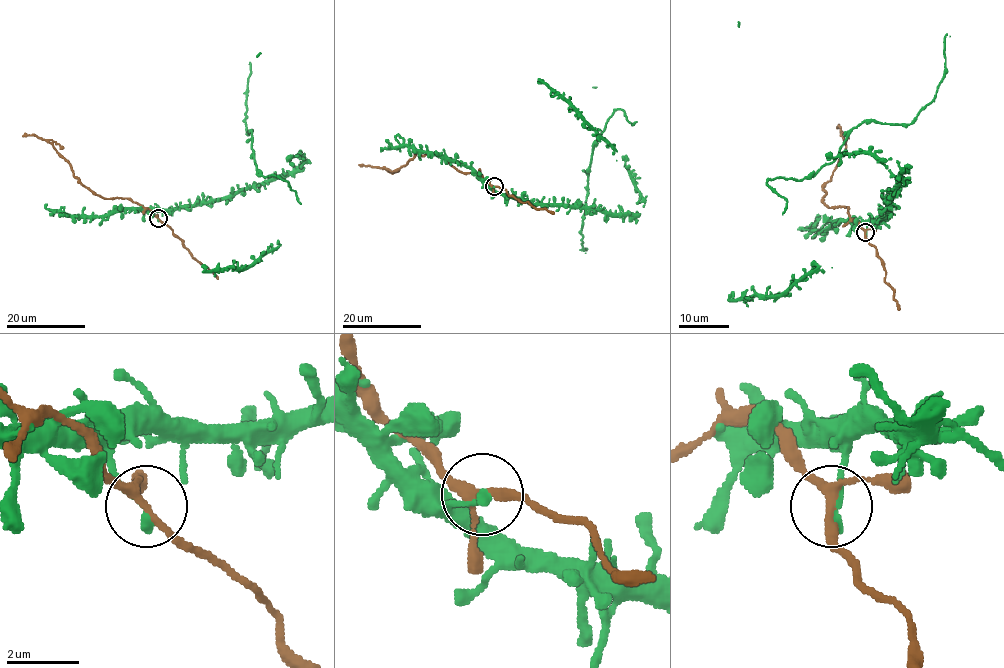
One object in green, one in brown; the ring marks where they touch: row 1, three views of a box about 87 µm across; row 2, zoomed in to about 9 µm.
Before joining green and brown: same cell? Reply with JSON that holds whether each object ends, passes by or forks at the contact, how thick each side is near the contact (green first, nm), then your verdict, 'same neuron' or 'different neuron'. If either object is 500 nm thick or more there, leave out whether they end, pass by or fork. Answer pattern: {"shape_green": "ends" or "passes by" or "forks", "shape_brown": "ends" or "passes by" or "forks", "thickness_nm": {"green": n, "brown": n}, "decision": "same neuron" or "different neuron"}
{"shape_green": "ends", "shape_brown": "forks", "thickness_nm": {"green": 280, "brown": 200}, "decision": "same neuron"}

